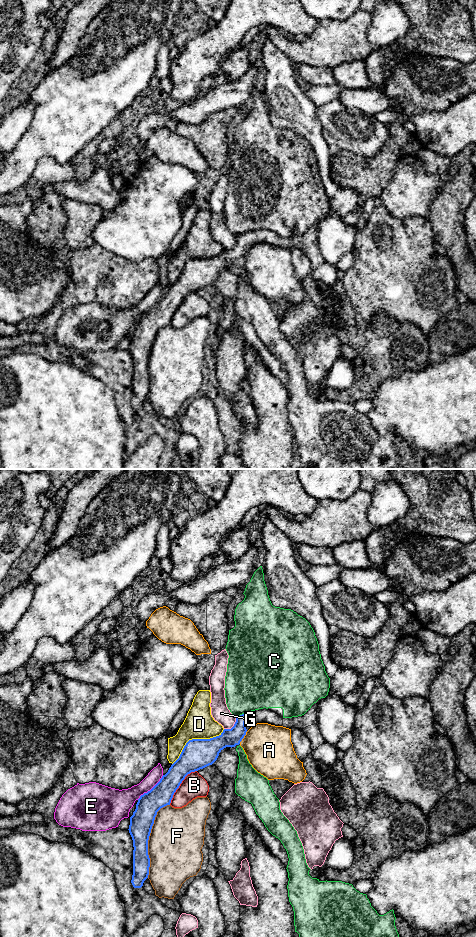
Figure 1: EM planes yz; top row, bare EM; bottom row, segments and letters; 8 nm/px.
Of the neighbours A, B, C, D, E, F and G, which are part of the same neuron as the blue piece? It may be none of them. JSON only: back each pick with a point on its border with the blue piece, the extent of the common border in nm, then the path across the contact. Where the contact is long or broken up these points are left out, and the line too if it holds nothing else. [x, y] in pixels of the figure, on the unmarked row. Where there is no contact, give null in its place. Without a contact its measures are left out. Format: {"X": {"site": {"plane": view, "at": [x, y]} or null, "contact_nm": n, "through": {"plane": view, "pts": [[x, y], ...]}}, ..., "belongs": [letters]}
{"belongs": []}

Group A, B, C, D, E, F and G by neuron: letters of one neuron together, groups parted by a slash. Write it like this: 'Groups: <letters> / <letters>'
Groups: A / B / C / D / E / F / G

